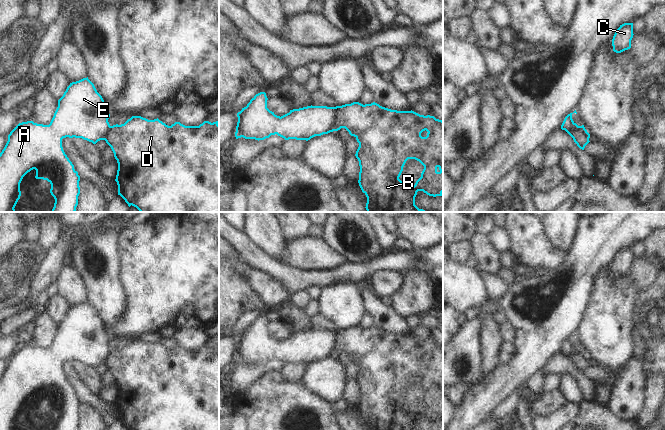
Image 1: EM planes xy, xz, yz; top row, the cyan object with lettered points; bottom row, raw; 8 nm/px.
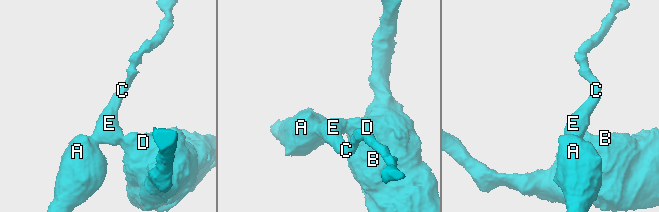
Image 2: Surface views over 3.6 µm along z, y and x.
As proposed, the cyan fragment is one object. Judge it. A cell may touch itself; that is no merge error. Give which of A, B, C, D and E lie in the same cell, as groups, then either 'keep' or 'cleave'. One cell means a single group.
A C E / B D | cleave

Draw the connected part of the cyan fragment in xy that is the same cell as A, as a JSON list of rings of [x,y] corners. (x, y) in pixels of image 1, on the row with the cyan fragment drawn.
[[[87,77],[70,83],[58,100],[58,107],[49,125],[37,124],[33,121],[19,123],[8,135],[8,141],[0,153],[0,212],[16,212],[14,208],[21,196],[20,183],[23,177],[33,169],[36,170],[36,179],[47,180],[51,184],[50,193],[55,199],[51,212],[75,212],[80,194],[80,176],[63,150],[62,139],[82,138],[93,144],[105,140],[111,127],[108,122],[109,117],[110,114],[102,96]]]

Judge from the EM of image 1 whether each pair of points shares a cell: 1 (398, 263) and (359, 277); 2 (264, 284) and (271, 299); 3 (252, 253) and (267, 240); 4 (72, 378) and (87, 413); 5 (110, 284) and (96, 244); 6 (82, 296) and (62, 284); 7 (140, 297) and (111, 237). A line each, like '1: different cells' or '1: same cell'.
1: same cell
2: same cell
3: different cells
4: different cells
5: same cell
6: same cell
7: different cells

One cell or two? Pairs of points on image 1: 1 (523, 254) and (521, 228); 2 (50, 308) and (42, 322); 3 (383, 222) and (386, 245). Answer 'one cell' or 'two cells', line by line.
1: one cell
2: two cells
3: one cell

